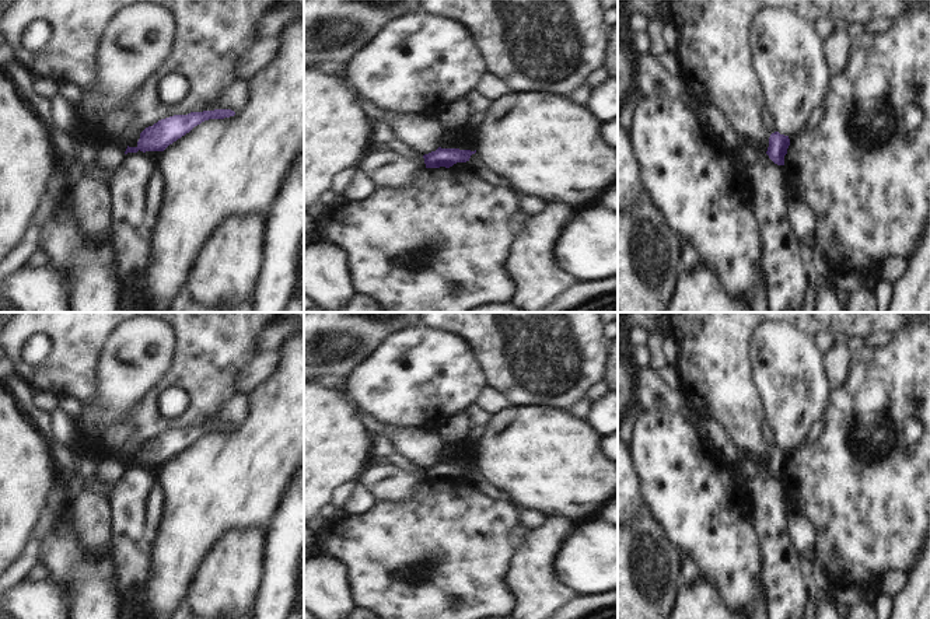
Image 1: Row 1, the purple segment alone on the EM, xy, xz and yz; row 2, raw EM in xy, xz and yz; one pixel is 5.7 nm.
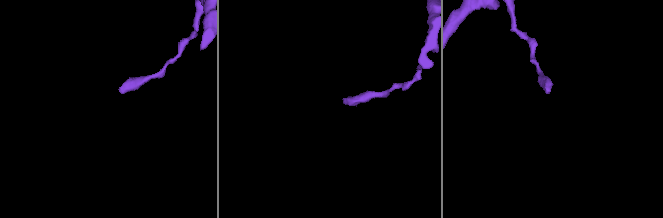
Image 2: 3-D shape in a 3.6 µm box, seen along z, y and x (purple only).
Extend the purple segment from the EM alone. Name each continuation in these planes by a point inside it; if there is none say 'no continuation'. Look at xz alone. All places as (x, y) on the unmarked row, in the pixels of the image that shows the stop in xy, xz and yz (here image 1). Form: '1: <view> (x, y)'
no continuation

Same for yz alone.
no continuation

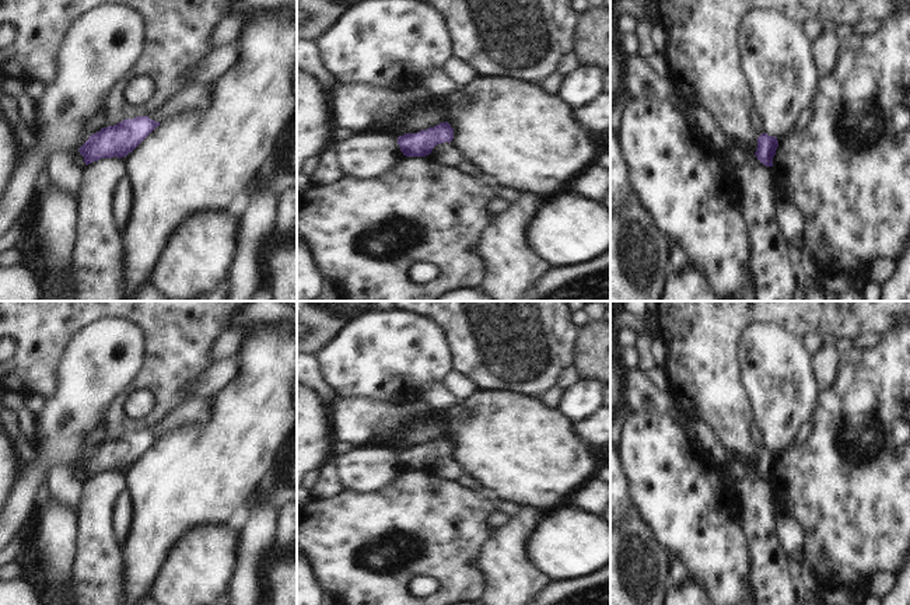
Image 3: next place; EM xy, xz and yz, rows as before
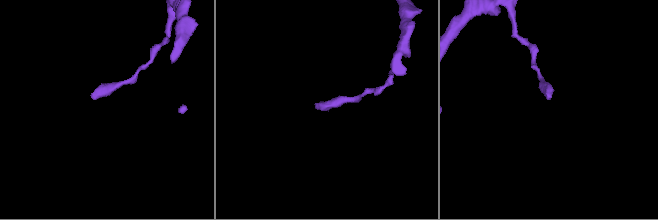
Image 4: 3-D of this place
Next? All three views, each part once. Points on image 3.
no continuation

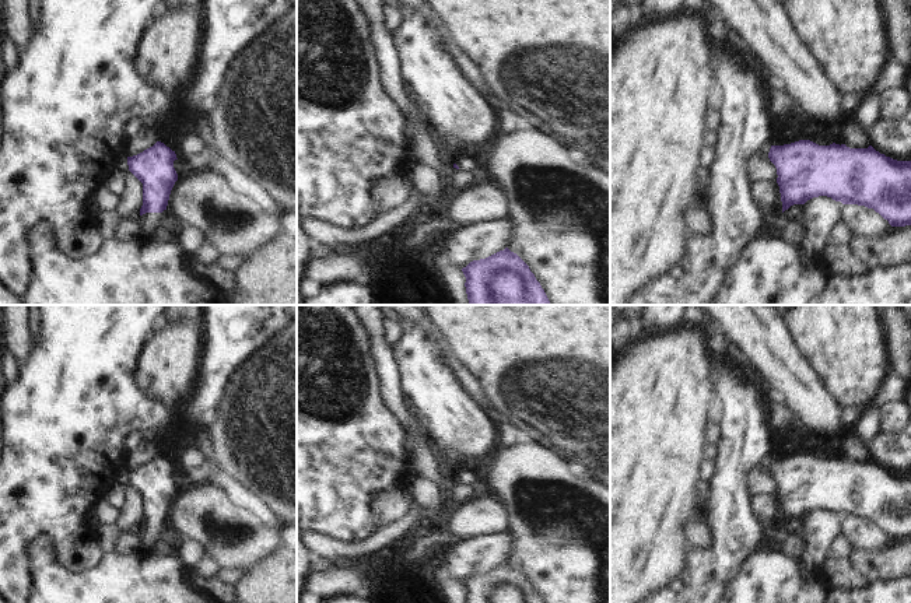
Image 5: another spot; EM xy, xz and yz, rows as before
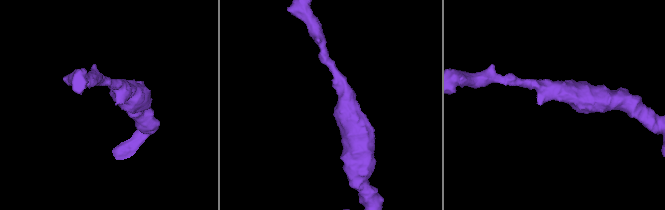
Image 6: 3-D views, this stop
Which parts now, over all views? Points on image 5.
1: xy (149, 535)

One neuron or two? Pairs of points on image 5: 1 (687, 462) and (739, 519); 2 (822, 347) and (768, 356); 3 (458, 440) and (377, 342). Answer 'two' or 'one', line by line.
1: two
2: two
3: two

